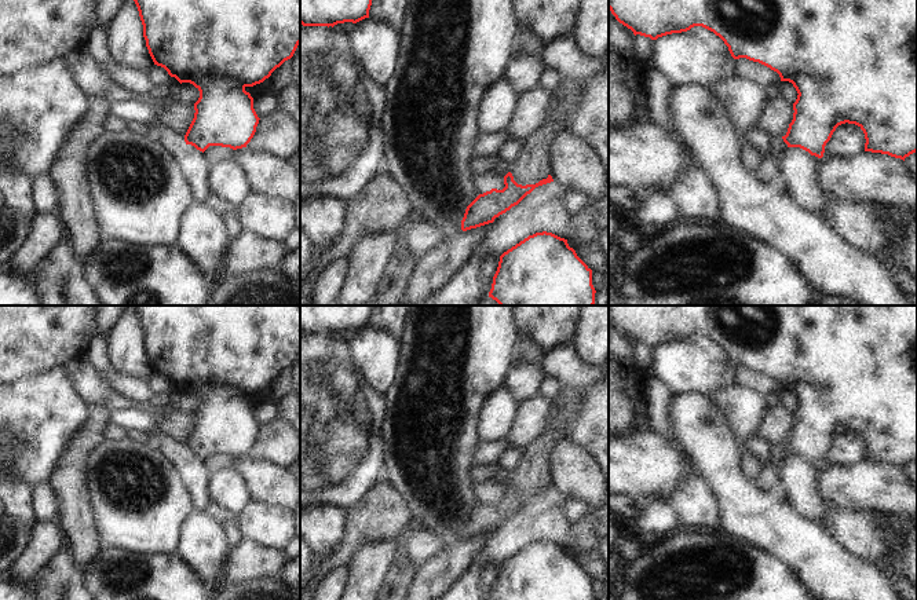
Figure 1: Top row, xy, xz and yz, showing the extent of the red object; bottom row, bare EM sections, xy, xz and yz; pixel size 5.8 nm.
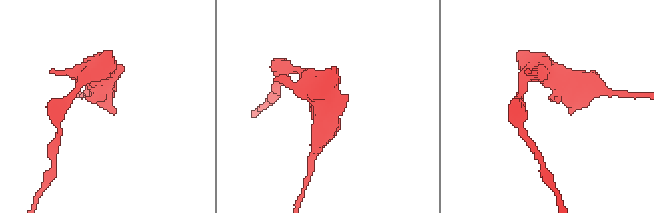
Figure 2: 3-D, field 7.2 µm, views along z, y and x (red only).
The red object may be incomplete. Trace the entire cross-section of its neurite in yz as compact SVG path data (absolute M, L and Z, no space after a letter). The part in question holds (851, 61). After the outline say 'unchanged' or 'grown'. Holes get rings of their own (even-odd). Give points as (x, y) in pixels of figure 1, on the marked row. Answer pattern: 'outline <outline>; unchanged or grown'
outline M609 0L609 10L615 19L640 34L657 40L658 37L687 32L702 26L719 36L734 59L746 58L777 72L781 81L789 81L797 91L793 103L793 120L782 136L788 147L800 147L818 158L823 157L825 146L836 128L841 124L855 124L865 133L865 151L888 154L905 161L917 151L917 0Z; unchanged

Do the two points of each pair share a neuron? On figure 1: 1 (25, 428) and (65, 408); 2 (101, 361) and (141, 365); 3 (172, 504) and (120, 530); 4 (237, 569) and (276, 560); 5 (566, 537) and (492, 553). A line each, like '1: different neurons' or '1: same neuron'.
1: same neuron
2: different neurons
3: same neuron
4: same neuron
5: same neuron

